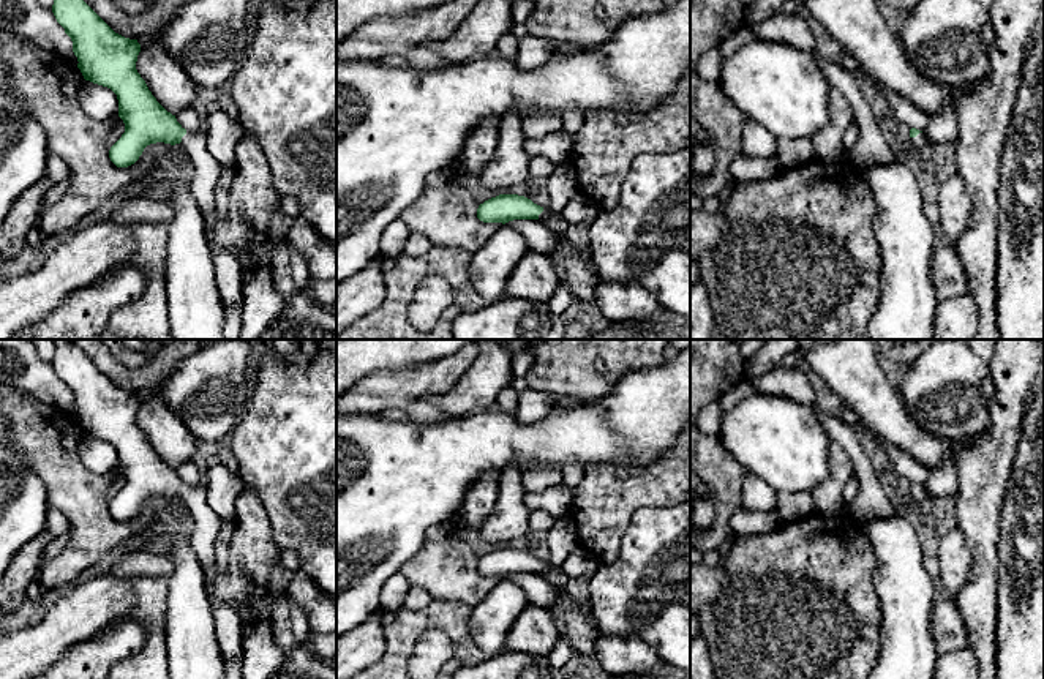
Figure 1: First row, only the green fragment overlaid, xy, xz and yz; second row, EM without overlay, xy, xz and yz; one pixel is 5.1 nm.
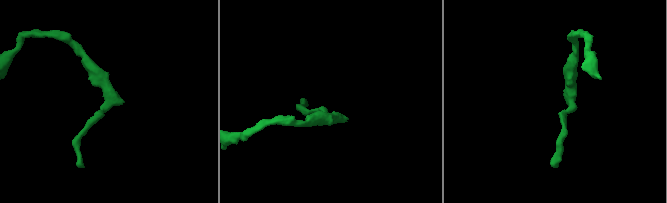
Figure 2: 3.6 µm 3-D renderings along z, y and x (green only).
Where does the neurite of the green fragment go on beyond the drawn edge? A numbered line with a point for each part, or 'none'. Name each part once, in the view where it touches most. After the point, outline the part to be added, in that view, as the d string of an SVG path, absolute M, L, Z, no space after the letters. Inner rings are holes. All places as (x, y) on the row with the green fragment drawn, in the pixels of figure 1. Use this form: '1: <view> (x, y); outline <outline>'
1: xy (207, 171); outline M186 131L180 144L190 155L194 166L194 178L190 188L202 212L205 234L208 238L208 224L216 213L215 188L221 175L221 164L207 148L207 131ZM210 238L208 243L216 267L216 286L220 289L223 305L229 308L242 308L243 291L238 259L227 249L216 246Z

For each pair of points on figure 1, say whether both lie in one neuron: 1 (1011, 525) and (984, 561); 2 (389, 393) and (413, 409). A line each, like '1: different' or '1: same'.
1: different
2: different

